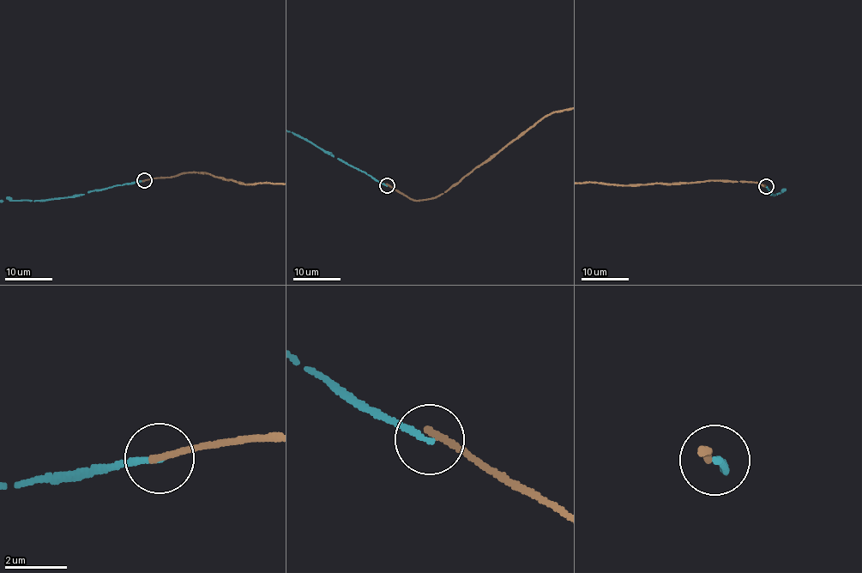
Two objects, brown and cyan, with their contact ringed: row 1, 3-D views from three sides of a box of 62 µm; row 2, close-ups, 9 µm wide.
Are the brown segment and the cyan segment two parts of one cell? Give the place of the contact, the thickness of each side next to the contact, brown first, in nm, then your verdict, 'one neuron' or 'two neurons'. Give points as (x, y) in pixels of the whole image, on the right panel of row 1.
at (766, 186); 200 nm thick on the brown side, 170 nm on the other; two neurons

